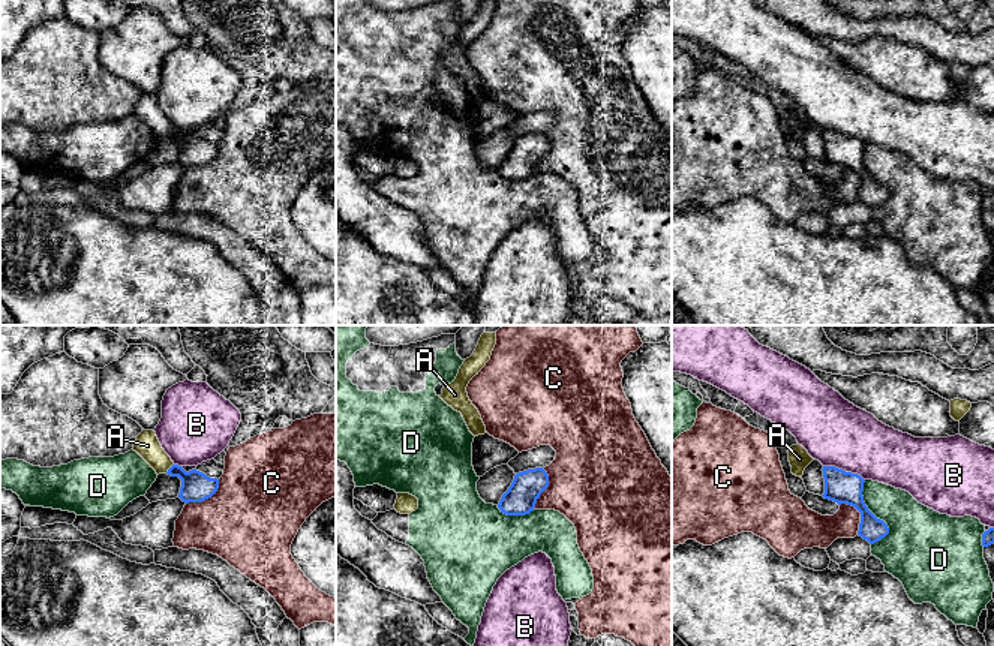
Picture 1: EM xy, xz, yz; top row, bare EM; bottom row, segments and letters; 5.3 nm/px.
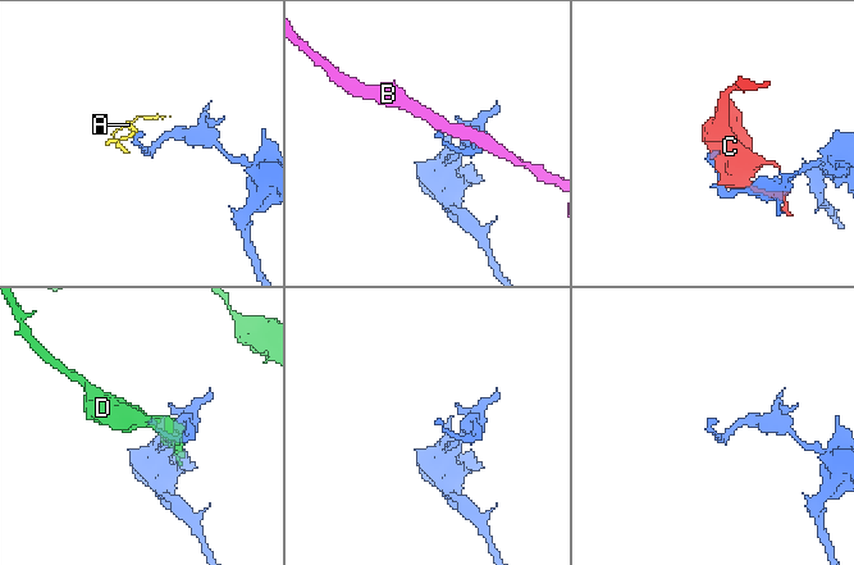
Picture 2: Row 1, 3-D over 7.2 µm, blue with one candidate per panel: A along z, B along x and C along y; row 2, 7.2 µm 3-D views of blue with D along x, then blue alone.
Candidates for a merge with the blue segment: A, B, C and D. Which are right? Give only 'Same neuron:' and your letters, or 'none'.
Same neuron: none

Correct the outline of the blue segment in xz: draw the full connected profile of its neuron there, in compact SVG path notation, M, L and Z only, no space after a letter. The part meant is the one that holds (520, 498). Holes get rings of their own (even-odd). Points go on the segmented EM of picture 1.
M543 468L528 469L514 475L498 508L507 516L525 516L534 511L537 499L549 487L549 475Z

